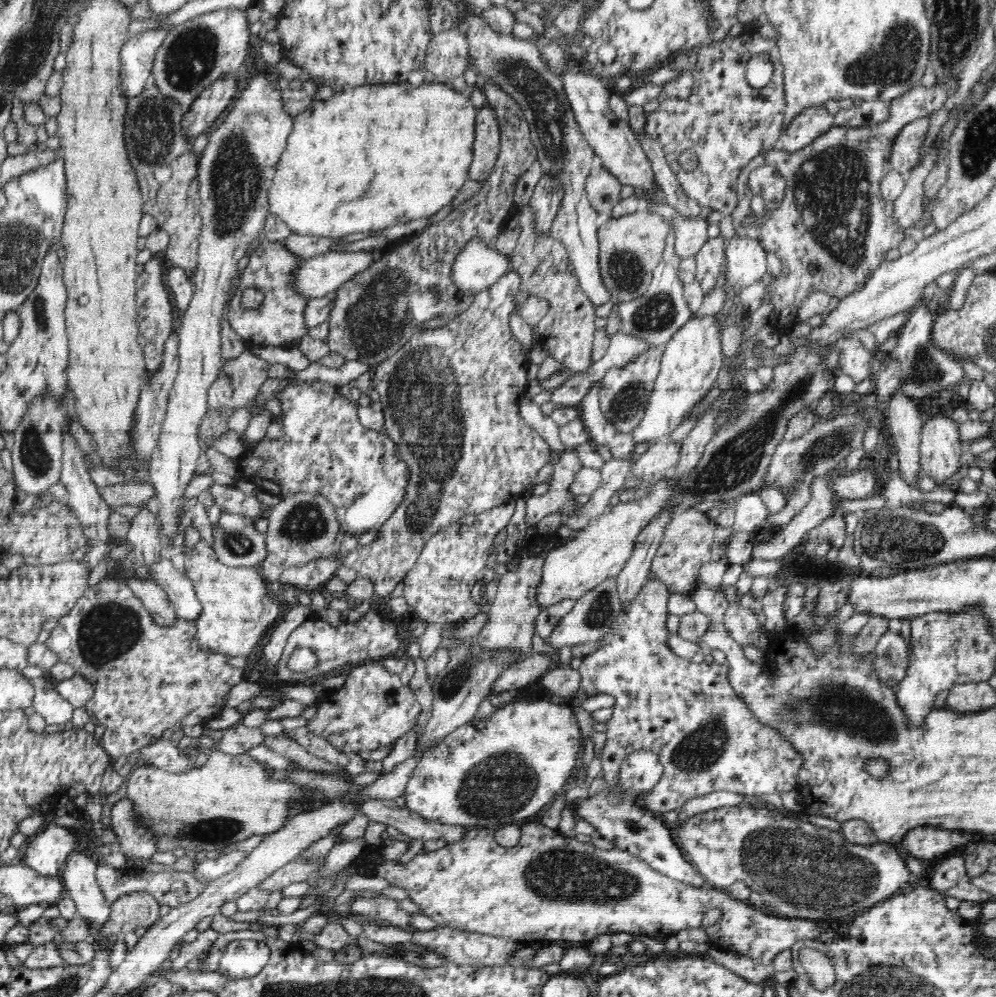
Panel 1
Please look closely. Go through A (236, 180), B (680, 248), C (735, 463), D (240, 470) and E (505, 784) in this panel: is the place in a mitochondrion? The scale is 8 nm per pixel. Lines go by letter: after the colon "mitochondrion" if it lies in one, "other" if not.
A: mitochondrion
B: other
C: mitochondrion
D: other
E: mitochondrion

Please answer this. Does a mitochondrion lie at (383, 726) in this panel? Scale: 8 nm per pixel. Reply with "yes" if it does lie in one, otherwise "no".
no

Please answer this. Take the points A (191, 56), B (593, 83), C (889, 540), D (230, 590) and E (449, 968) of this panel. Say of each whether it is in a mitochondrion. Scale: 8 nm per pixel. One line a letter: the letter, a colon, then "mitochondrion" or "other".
A: mitochondrion
B: other
C: mitochondrion
D: other
E: other

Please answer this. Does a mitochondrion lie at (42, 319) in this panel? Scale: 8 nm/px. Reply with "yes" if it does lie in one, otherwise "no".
yes

